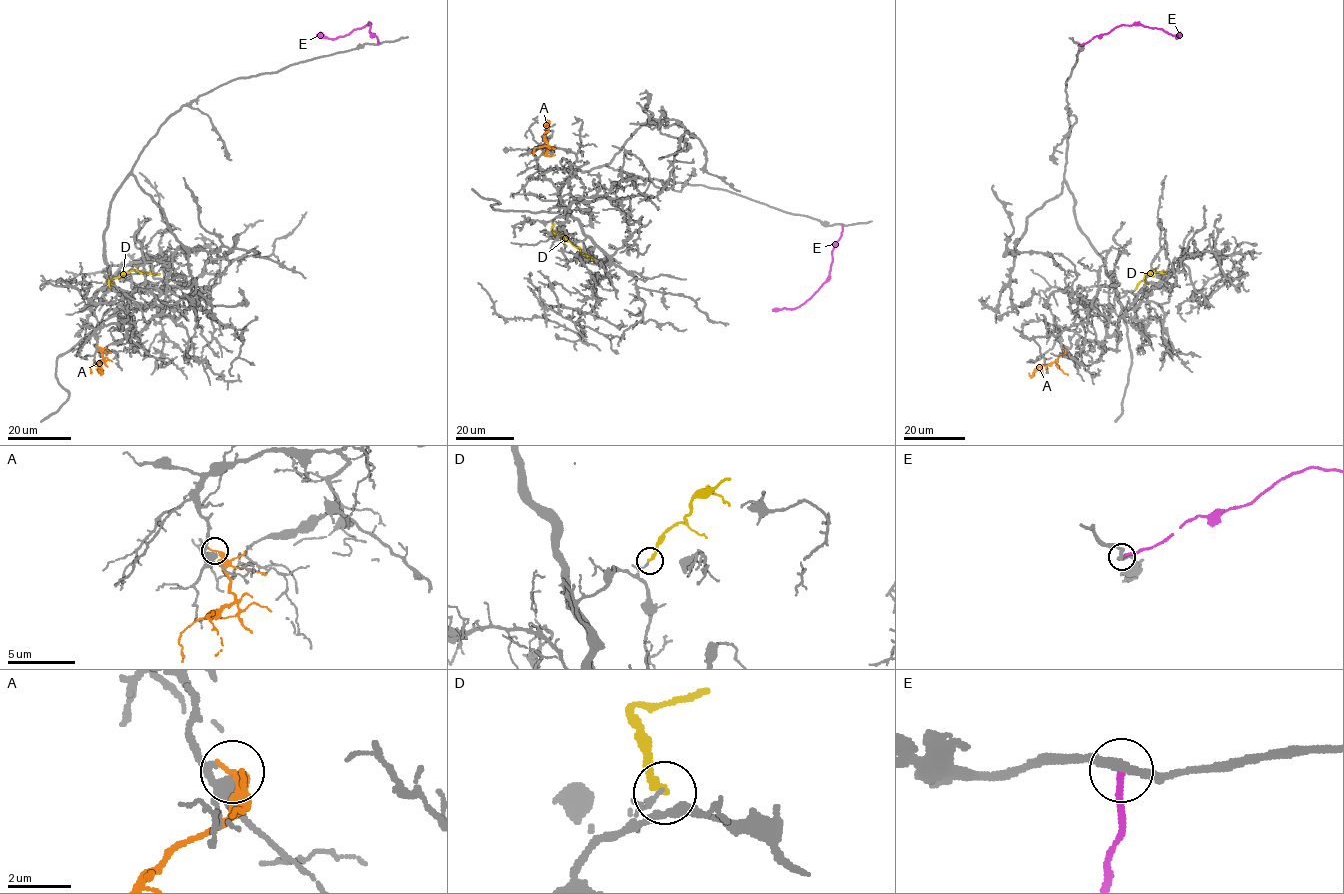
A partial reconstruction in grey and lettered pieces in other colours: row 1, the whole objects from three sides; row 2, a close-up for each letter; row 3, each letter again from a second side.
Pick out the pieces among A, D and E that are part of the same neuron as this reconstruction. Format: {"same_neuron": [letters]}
{"same_neuron": []}

